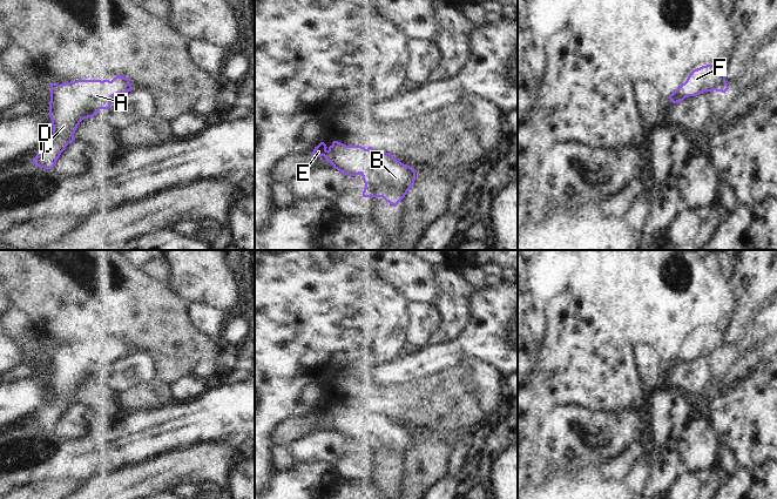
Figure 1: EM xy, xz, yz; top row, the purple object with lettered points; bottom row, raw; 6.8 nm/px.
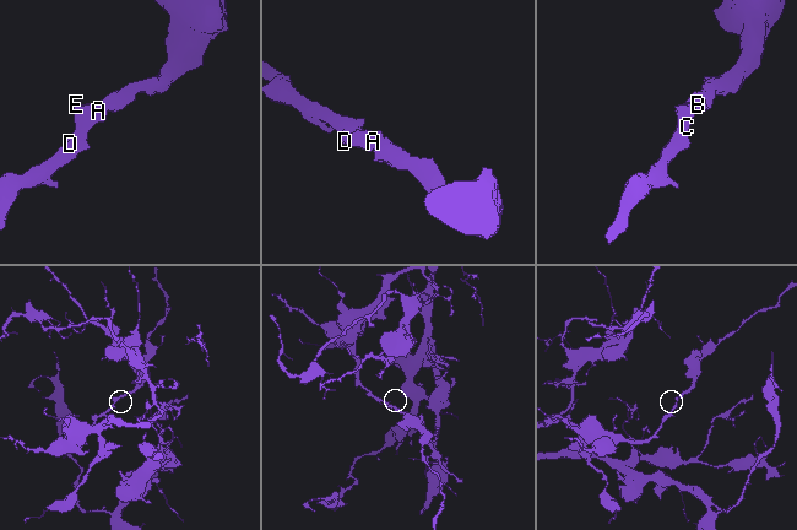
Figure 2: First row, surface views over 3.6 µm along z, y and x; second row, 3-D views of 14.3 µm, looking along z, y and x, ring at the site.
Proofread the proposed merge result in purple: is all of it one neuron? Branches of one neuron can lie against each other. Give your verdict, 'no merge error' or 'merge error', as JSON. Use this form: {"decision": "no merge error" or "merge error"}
{"decision": "no merge error"}

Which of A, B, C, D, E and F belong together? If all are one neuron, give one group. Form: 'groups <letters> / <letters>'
groups A B C D E F

